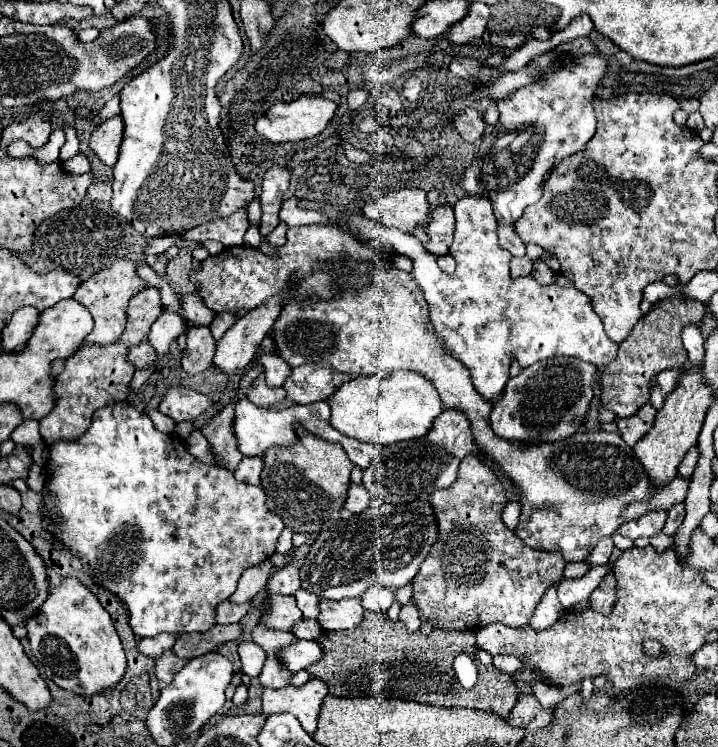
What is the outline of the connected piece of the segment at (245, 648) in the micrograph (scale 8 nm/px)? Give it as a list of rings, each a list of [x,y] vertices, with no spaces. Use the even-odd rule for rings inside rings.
[[[247,640],[239,643],[238,651],[242,662],[242,672],[249,677],[257,678],[266,658],[262,648],[253,641]]]

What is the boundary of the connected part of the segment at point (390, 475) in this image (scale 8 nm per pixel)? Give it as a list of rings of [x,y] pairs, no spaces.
[[[444,410],[432,424],[426,436],[418,440],[408,440],[402,442],[396,452],[392,448],[390,458],[390,448],[382,448],[378,458],[372,460],[372,464],[364,470],[364,486],[370,492],[370,498],[374,502],[390,502],[390,504],[400,504],[400,502],[414,502],[414,500],[428,500],[428,496],[436,490],[450,488],[456,478],[458,478],[458,468],[460,462],[466,454],[474,450],[474,442],[470,436],[470,424],[464,414],[456,410]]]

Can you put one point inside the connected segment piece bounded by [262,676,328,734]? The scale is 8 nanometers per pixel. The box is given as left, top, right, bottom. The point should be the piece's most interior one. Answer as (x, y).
(304, 701)

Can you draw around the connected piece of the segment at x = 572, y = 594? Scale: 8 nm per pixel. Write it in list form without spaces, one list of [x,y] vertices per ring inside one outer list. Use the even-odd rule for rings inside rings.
[[[594,566],[586,576],[576,578],[576,580],[562,580],[558,584],[558,598],[562,602],[564,608],[588,600],[590,592],[594,592],[594,588],[600,584],[600,578],[608,574],[608,566]]]

